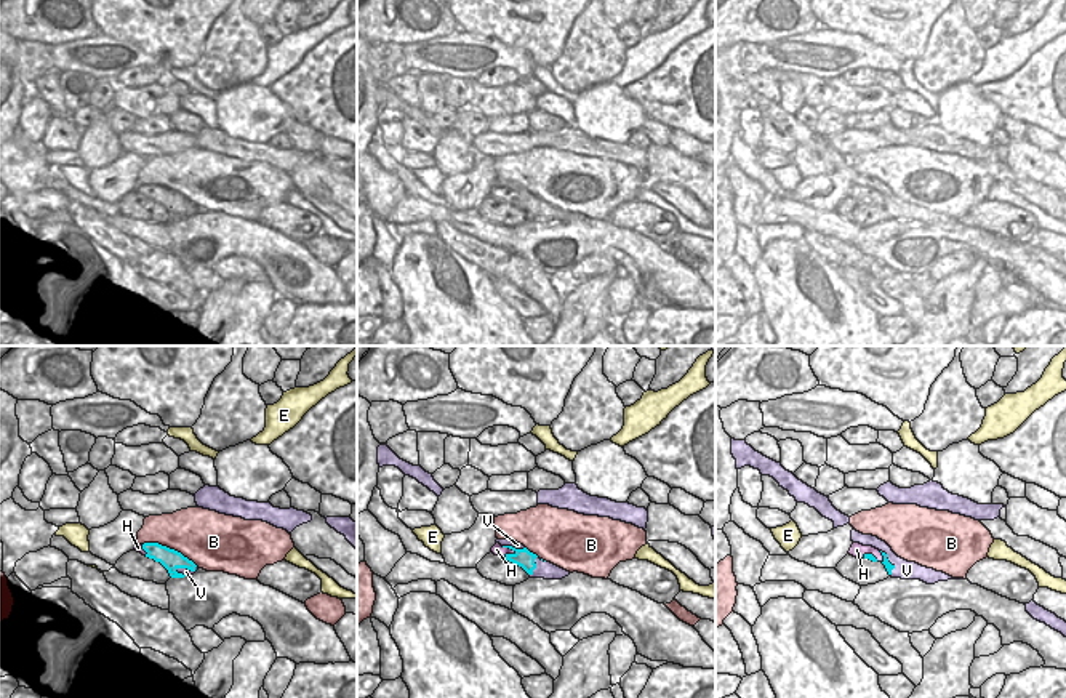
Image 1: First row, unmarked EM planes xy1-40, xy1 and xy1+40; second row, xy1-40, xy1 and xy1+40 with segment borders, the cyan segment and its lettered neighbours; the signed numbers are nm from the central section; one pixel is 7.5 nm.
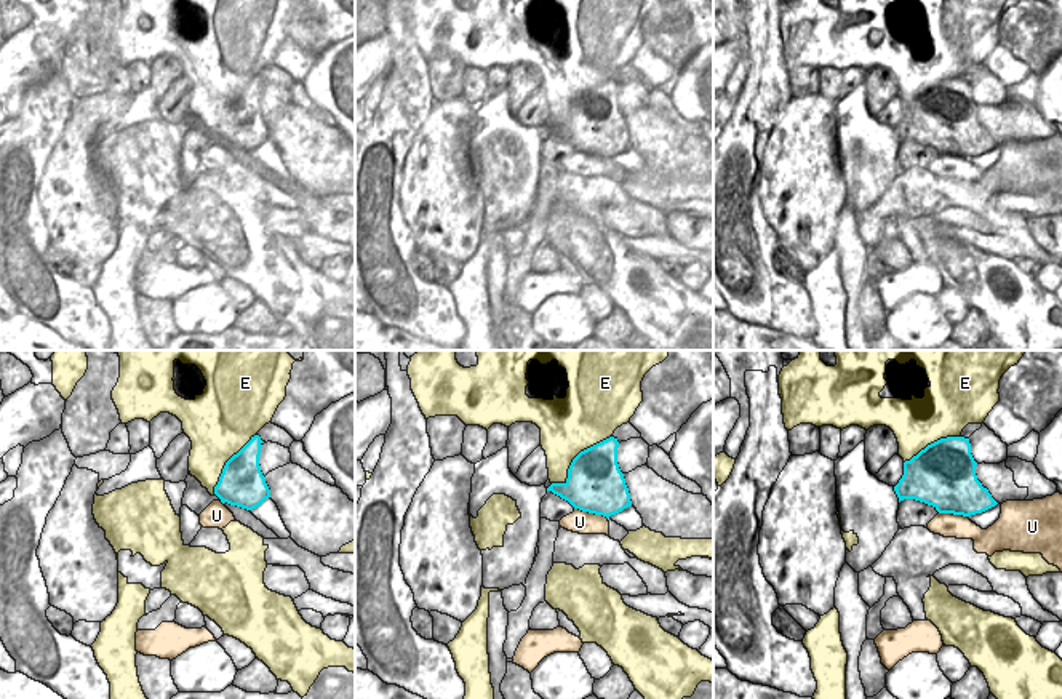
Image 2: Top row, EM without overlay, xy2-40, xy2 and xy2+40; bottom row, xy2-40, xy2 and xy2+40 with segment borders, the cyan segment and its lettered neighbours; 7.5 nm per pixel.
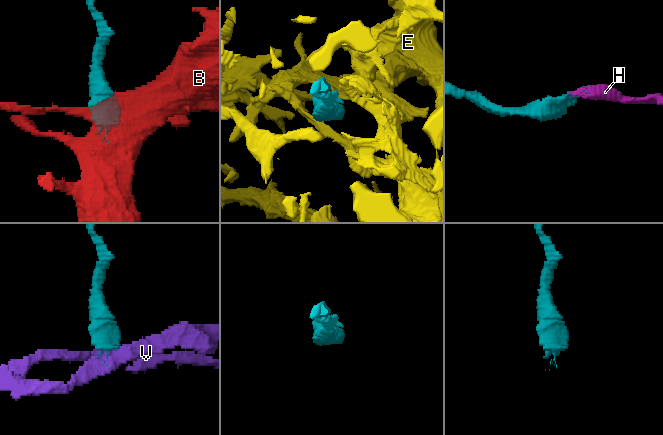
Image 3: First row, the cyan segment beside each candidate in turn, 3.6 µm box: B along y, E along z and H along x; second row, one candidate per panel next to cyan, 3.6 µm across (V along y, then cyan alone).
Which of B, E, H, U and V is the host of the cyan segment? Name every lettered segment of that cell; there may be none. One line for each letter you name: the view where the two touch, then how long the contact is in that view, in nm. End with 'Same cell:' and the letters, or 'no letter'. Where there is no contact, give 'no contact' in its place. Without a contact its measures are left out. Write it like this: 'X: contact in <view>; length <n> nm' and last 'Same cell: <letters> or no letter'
H: contact in xy1; length 130 nm
Same cell: H

